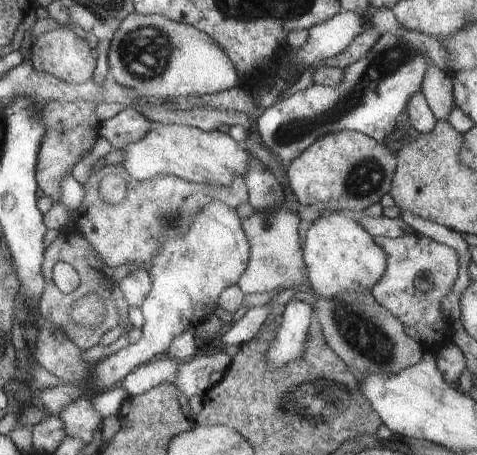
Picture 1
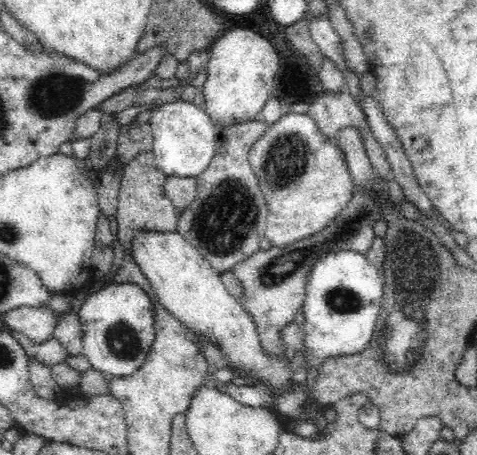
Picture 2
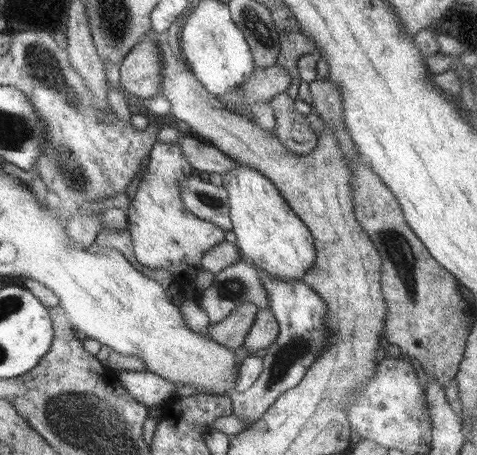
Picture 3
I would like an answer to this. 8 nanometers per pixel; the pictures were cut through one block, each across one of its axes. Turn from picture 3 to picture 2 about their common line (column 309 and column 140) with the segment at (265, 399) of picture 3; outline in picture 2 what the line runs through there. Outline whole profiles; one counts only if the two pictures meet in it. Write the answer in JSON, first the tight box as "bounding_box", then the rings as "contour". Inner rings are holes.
{"bounding_box":[78,282,154,378],"contour":[[[124,282],[124,284],[112,284],[92,296],[86,296],[86,300],[82,304],[78,304],[78,320],[80,320],[80,328],[82,328],[82,338],[84,338],[84,362],[90,364],[92,370],[100,370],[102,374],[110,376],[110,378],[124,378],[134,374],[146,360],[146,354],[154,342],[154,318],[152,318],[152,302],[148,298],[148,294],[132,284],[132,282]]]}

